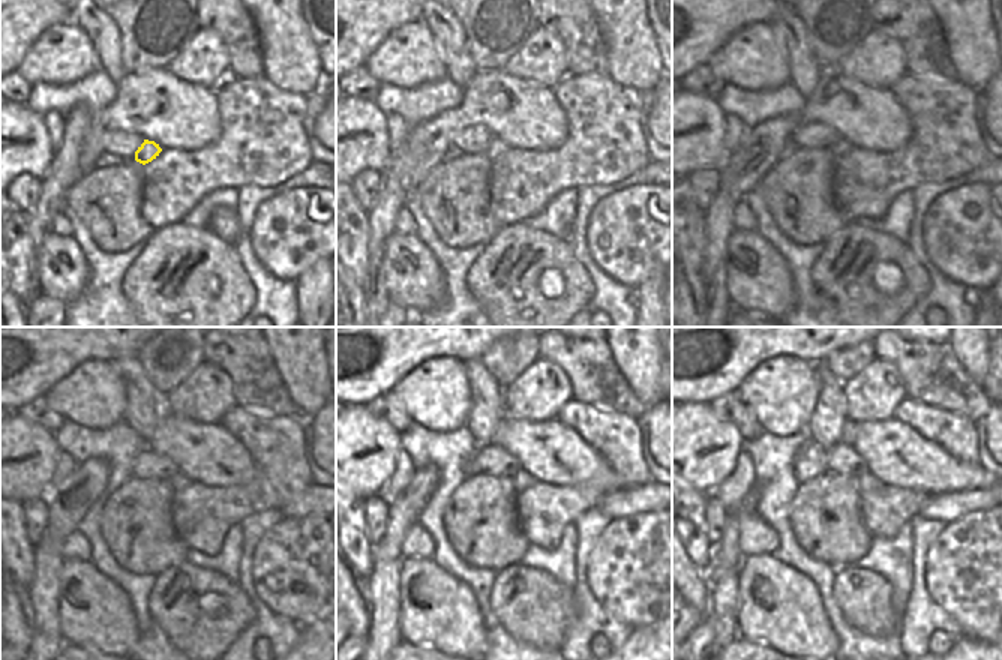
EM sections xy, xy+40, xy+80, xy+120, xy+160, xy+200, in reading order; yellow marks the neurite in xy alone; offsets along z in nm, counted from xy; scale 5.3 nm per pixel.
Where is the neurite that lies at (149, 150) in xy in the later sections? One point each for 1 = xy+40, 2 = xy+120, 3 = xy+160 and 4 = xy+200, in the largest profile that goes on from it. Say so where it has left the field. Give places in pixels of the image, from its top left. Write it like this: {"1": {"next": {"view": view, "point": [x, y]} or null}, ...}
{"1": {"next": {"view": "xy+40", "point": [497, 147]}}, "2": {"next": {"view": "xy+120", "point": [179, 480]}}, "3": {"next": {"view": "xy+160", "point": [521, 480]}}, "4": {"next": {"view": "xy+200", "point": [866, 482]}}}

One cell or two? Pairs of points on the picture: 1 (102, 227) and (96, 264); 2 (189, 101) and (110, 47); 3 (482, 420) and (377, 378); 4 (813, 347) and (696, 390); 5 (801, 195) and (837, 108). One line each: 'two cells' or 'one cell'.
1: two cells
2: two cells
3: two cells
4: one cell
5: two cells

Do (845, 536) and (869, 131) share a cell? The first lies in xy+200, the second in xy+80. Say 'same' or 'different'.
different

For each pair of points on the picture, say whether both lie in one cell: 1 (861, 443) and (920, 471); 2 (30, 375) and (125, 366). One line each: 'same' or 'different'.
1: same
2: different

